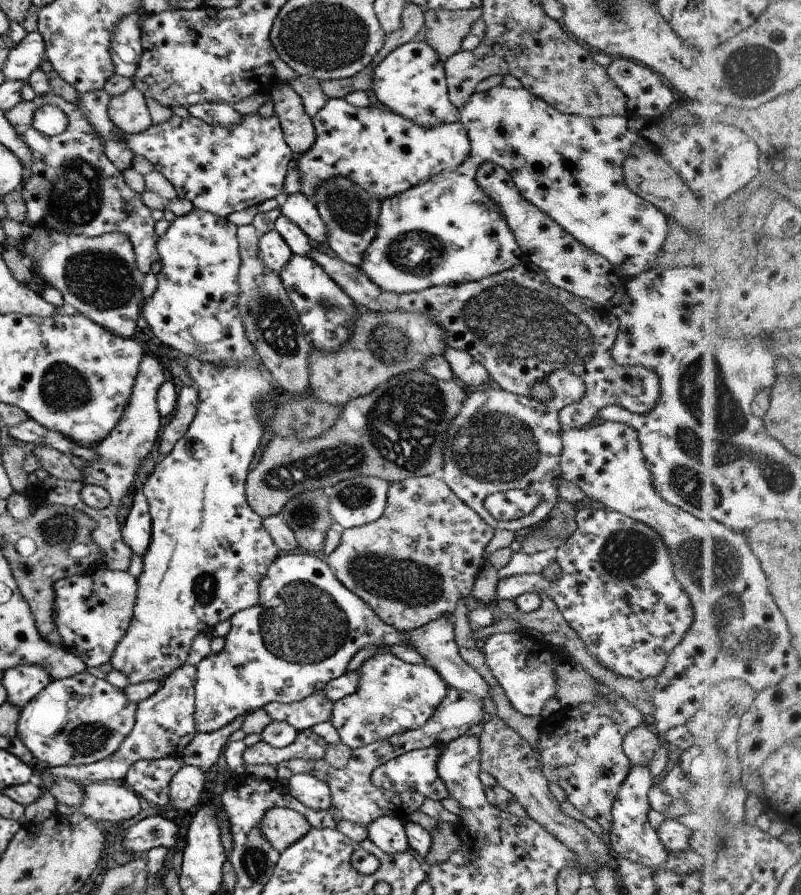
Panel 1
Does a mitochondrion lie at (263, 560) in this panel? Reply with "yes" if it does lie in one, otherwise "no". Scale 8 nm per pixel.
no

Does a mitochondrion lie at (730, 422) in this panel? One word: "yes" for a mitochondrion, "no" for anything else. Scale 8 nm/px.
yes

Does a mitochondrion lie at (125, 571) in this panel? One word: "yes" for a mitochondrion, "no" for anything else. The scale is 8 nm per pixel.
no

